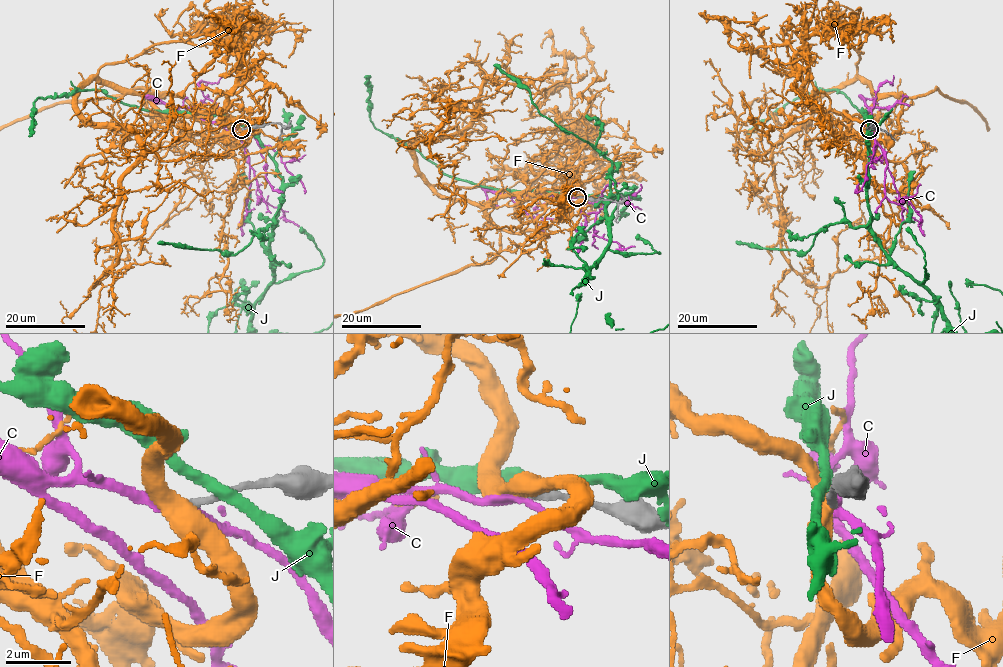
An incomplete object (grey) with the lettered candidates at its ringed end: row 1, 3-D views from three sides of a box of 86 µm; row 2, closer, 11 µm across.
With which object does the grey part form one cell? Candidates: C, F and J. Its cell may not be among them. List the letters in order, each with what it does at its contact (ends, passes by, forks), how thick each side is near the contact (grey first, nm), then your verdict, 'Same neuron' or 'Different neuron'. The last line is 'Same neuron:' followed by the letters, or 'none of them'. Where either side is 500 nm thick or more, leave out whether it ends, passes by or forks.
C: It passes by. Thickness 200 nm (grey) against 240 nm. Same neuron
F: Thickness 200 nm (grey) against 500 nm. Different neuron
J: It passes by. Thickness 280 nm (grey) against 340 nm. Different neuron
Same neuron: C

